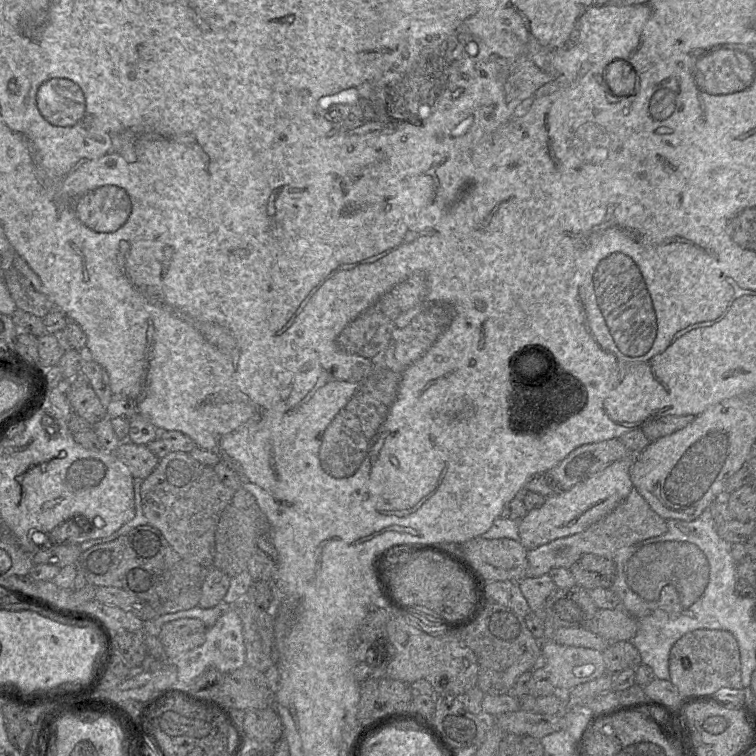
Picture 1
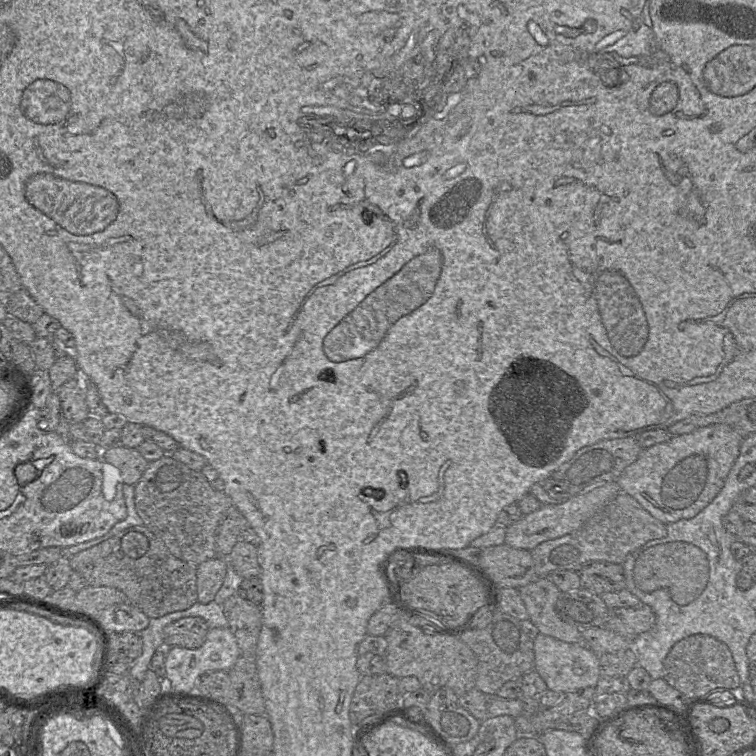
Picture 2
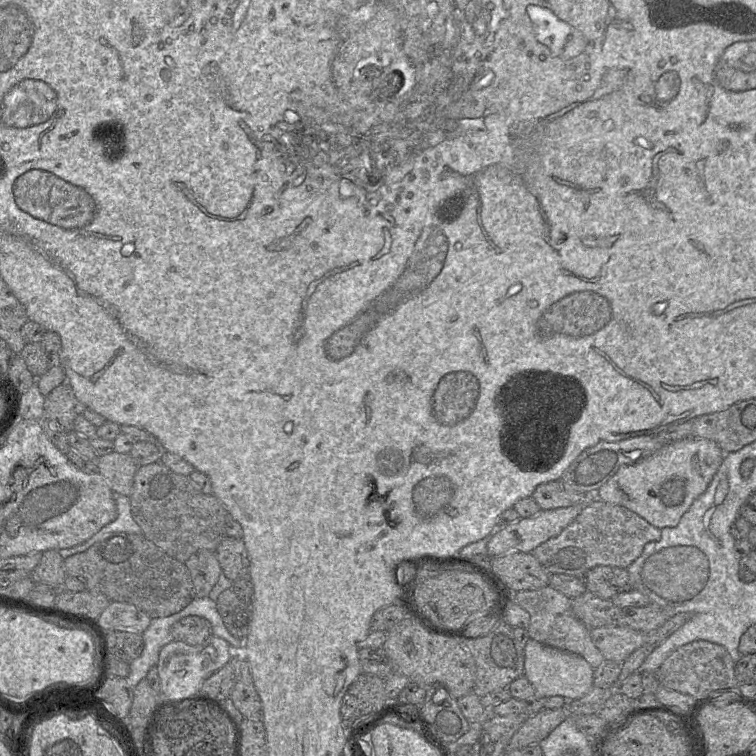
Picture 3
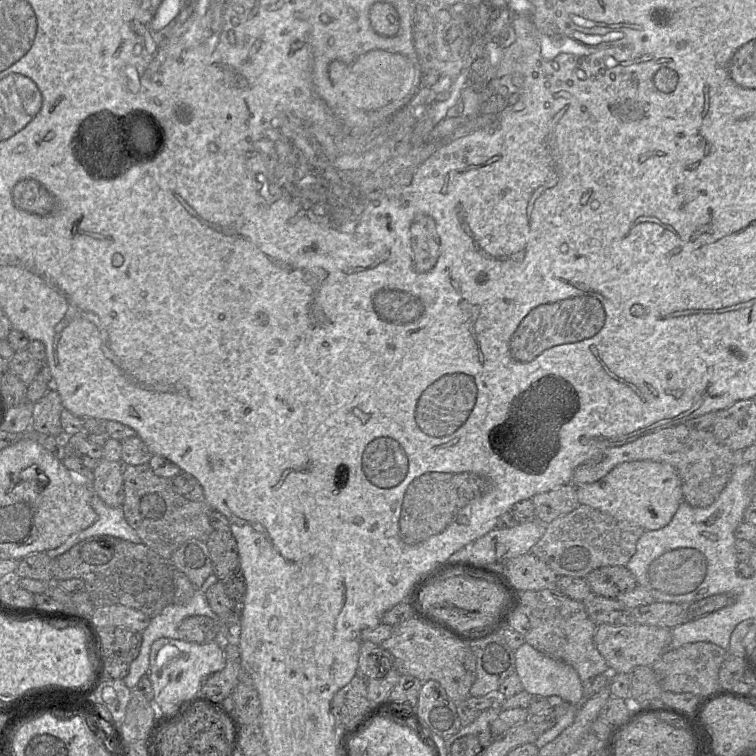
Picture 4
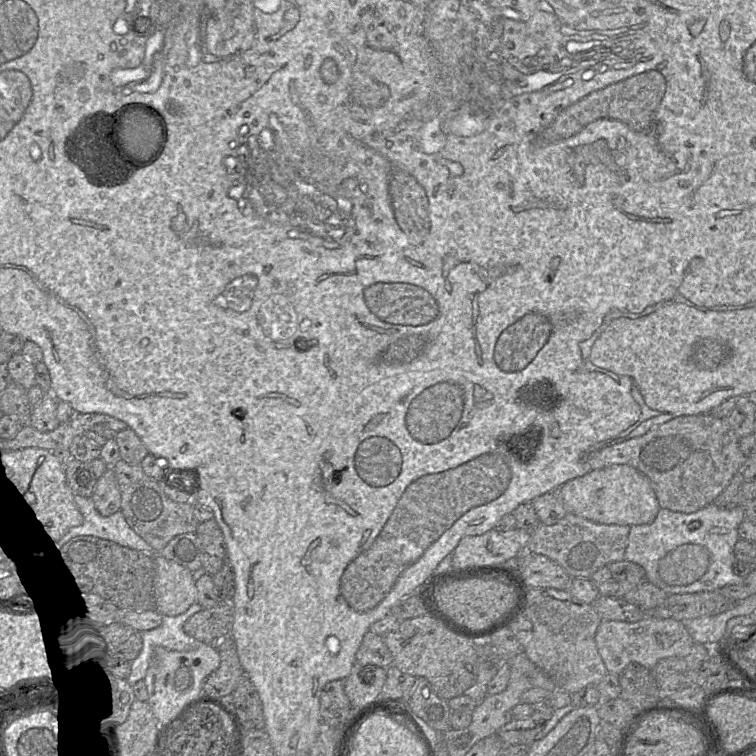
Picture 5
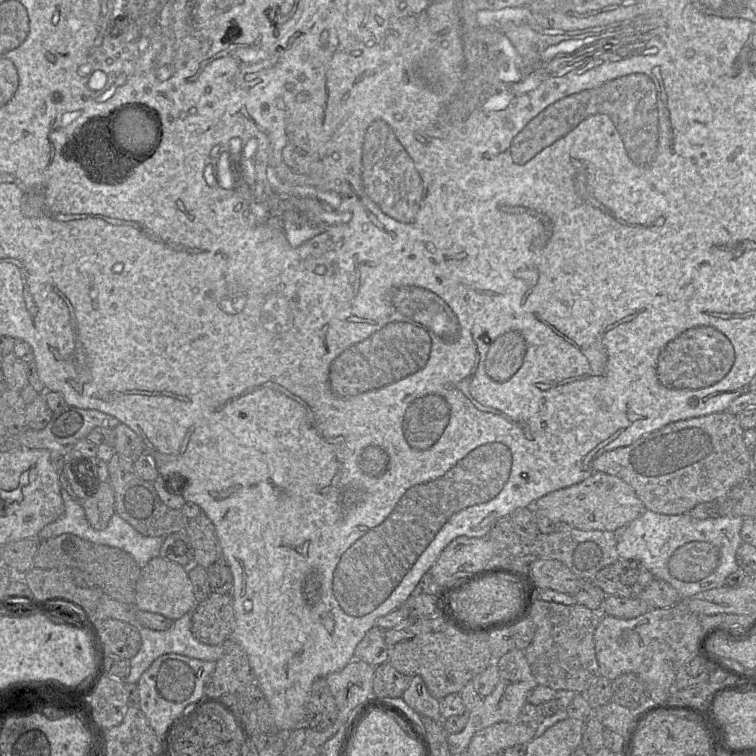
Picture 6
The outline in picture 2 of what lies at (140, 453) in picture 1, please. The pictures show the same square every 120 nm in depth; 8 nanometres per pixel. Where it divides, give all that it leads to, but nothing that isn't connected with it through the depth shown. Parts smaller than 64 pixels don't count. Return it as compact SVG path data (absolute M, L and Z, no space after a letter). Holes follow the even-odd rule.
M124 446L101 450L101 459L116 467L127 485L135 485L149 465L136 448Z

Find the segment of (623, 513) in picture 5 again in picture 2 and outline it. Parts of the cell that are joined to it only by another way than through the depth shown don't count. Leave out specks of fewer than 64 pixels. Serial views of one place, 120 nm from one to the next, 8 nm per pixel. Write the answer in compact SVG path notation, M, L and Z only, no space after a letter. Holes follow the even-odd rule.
M726 424L698 428L691 433L642 449L637 460L617 479L621 493L632 496L664 524L690 519L720 492L735 463L744 438Z

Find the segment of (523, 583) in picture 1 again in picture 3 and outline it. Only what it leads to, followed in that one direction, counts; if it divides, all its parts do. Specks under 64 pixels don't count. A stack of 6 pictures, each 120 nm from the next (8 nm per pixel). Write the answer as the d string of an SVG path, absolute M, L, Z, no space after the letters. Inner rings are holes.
M550 585L537 590L524 590L513 593L513 601L530 615L530 623L527 630L531 639L563 651L578 654L594 669L605 660L591 639L590 628L573 614L571 598Z

